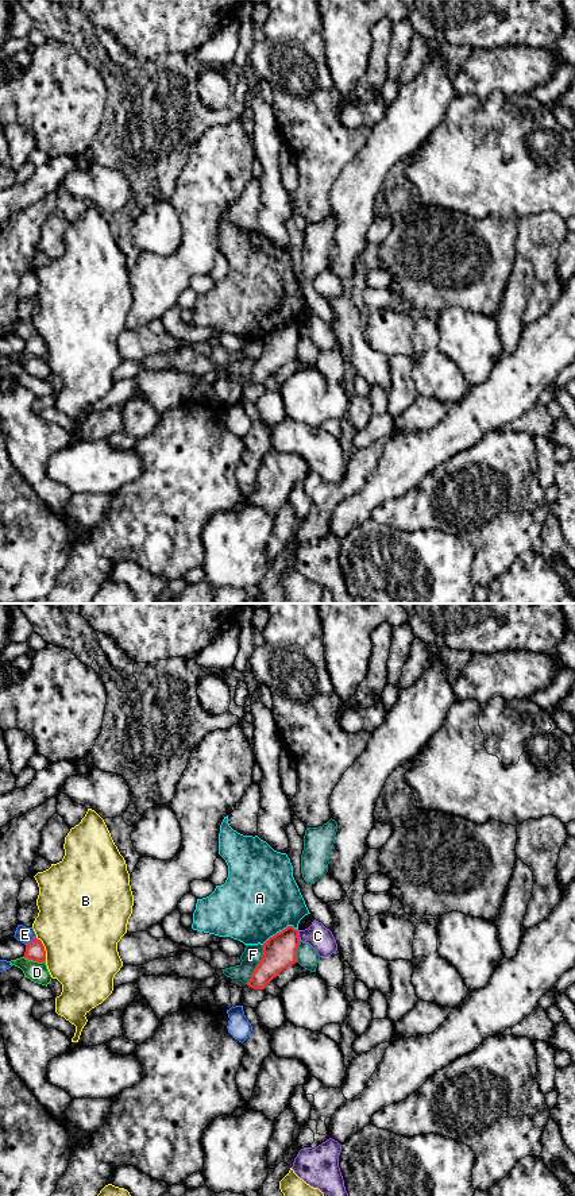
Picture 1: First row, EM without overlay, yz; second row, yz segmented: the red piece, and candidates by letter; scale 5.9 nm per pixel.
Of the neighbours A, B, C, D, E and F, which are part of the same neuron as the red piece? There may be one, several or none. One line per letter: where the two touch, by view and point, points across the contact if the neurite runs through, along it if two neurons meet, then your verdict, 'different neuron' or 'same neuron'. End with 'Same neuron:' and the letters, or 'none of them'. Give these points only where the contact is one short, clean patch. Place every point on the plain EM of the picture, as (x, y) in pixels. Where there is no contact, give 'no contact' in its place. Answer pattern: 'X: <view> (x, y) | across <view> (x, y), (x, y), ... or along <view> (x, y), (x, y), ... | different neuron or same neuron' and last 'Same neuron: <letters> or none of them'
A: yz (280, 327) | different neuron
B: yz (43, 344) | different neuron
C: yz (297, 331) | along yz (297, 325), (300, 335) | different neuron
D: yz (34, 355) | different neuron
E: yz (30, 338) | different neuron
F: yz (258, 359) | along yz (263, 340), (263, 351), (246, 378) | different neuron
Same neuron: none of them

